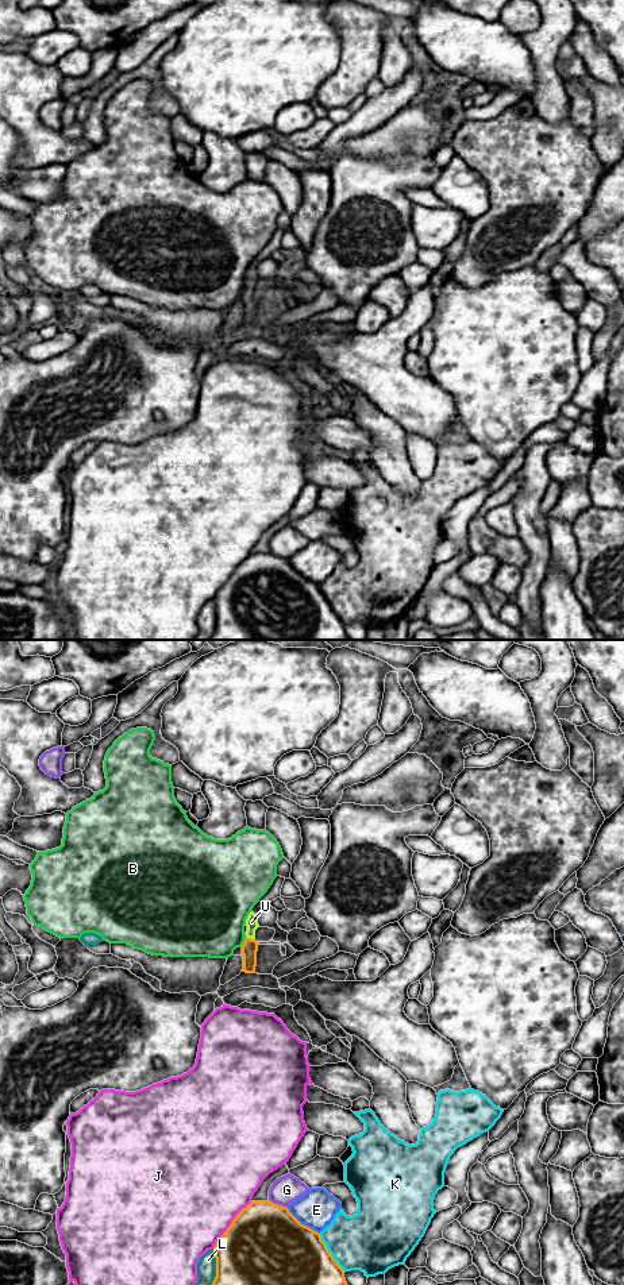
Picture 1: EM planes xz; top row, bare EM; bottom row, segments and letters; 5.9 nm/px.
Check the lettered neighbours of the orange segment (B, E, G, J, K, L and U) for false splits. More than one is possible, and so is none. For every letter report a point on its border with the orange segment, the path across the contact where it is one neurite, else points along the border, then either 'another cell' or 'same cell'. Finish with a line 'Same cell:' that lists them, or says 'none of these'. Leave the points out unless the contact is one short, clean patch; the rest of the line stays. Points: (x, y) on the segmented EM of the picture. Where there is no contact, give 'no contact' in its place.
B: contact xz (243, 942); another cell
E: contact xz (303, 1224); another cell
G: contact xz (277, 1204); another cell
J: contact xz (231, 1224); another cell
K: contact xz (330, 1253); another cell
L: contact xz (216, 1266); another cell
U: contact xz (250, 938); way xz (250, 946), (250, 938), (251, 922); same cell
Same cell: U

